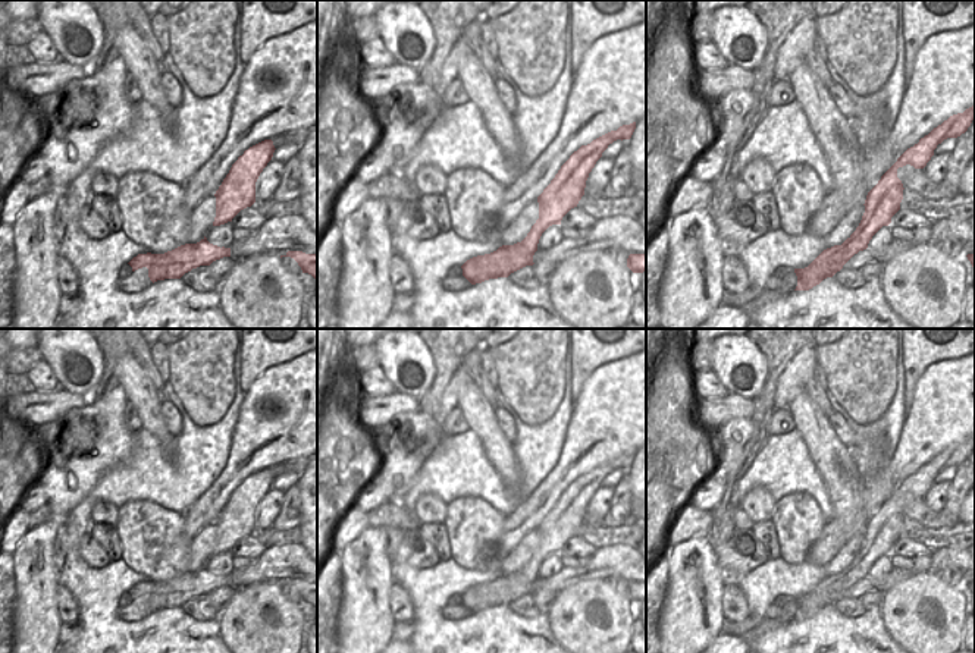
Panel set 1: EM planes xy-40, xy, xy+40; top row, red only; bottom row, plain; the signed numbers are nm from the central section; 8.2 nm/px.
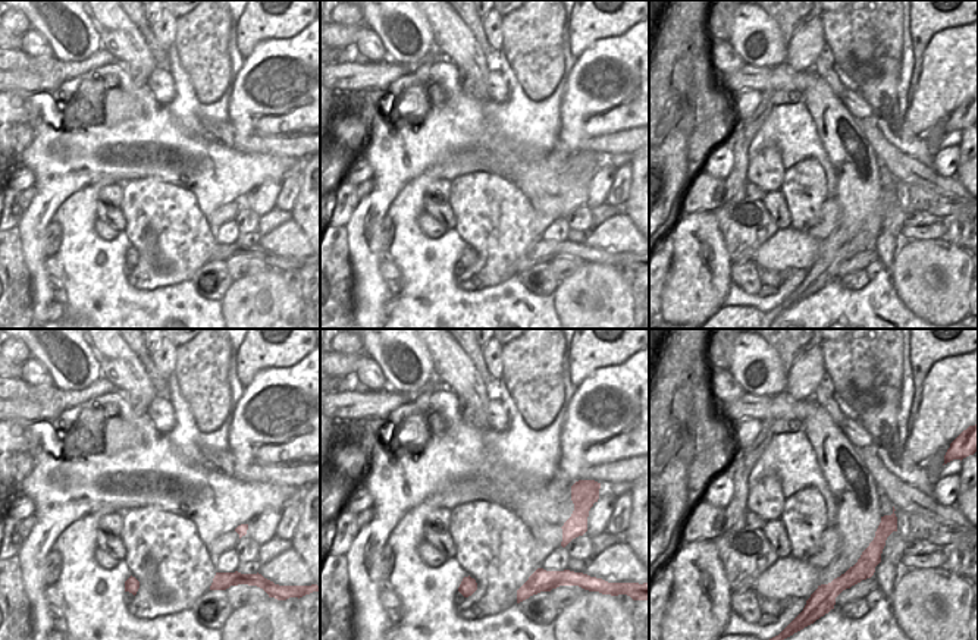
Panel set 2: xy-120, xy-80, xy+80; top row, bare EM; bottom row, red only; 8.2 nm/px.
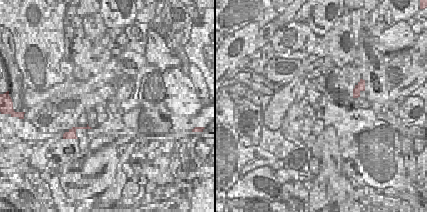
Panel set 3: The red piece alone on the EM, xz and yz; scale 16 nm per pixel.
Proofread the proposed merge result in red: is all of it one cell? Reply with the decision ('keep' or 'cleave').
cleave

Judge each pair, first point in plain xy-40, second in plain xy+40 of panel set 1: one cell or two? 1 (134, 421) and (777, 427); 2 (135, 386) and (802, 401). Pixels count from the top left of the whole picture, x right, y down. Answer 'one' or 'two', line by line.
1: one
2: one

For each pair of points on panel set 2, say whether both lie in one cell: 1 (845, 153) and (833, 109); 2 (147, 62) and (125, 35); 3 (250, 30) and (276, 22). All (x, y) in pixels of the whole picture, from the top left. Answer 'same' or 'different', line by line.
1: same
2: same
3: same

